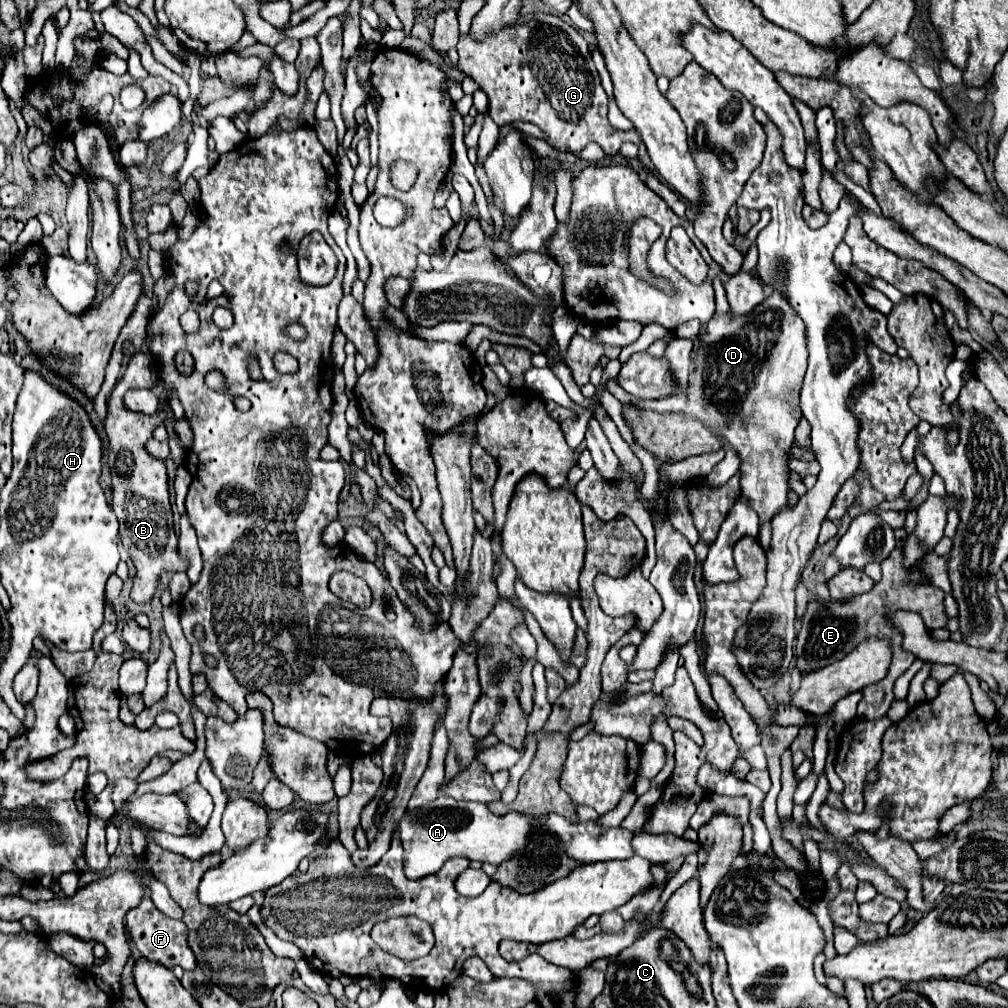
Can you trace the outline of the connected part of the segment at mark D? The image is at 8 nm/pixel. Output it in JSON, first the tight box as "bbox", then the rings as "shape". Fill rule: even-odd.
{"bbox":[607,292,807,550],"shape":[[[777,292],[769,294],[763,304],[755,306],[753,312],[739,318],[729,318],[729,314],[721,318],[711,318],[707,322],[707,330],[703,334],[701,350],[697,352],[697,368],[689,376],[689,390],[683,396],[667,396],[663,400],[635,400],[629,392],[625,392],[617,381],[607,382],[607,390],[617,396],[623,404],[631,404],[639,410],[653,412],[685,412],[689,416],[697,416],[705,426],[709,426],[715,434],[725,436],[725,440],[737,450],[741,458],[741,494],[749,500],[751,508],[757,510],[759,520],[767,524],[759,526],[759,542],[765,550],[771,546],[771,518],[787,504],[787,450],[793,442],[795,426],[801,418],[799,410],[799,388],[803,382],[803,372],[807,368],[807,332],[805,324],[795,310],[787,304],[787,296],[779,296]]]}

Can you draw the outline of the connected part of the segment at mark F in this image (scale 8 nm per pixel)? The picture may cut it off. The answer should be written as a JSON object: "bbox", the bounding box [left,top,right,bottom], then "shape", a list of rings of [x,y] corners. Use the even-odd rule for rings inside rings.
{"bbox":[125,896,197,968],"shape":[[[145,896],[137,908],[127,912],[125,926],[127,926],[127,934],[129,934],[131,942],[137,946],[137,950],[147,960],[155,960],[167,968],[173,968],[177,964],[183,968],[197,968],[195,954],[191,952],[191,946],[187,944],[187,926],[181,920],[163,916],[163,912],[159,912],[155,908],[155,904],[149,896]]]}

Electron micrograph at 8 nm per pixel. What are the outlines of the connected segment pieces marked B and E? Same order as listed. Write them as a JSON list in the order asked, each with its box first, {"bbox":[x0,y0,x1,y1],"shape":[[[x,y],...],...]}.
[{"bbox":[105,340,193,602],"shape":[[[127,340],[134,347],[134,356],[129,360],[123,377],[118,380],[115,390],[107,402],[107,418],[105,418],[105,430],[109,434],[109,466],[113,472],[113,502],[111,508],[119,520],[119,534],[121,542],[129,552],[129,558],[135,562],[135,580],[133,580],[133,592],[131,598],[135,602],[147,602],[151,594],[155,592],[159,576],[163,576],[167,570],[185,570],[189,562],[181,558],[179,546],[177,546],[177,534],[173,530],[173,512],[169,504],[169,478],[165,460],[159,460],[151,456],[145,450],[145,440],[153,436],[153,430],[160,424],[171,420],[173,430],[179,434],[185,450],[191,450],[193,446],[193,430],[185,418],[177,420],[170,409],[162,410],[158,416],[143,414],[143,412],[131,412],[123,404],[123,396],[127,390],[150,389],[158,377],[159,366],[156,360],[147,352],[137,352],[133,340]]]},{"bbox":[797,548,949,720],"shape":[[[895,548],[887,560],[883,560],[883,578],[871,588],[871,592],[865,592],[863,596],[855,596],[855,600],[843,600],[843,604],[837,604],[835,600],[811,600],[807,604],[807,612],[801,618],[801,630],[797,634],[797,666],[799,670],[811,672],[817,668],[823,668],[825,664],[833,664],[835,660],[841,660],[847,652],[851,652],[855,646],[869,638],[879,638],[879,640],[889,640],[891,644],[891,664],[887,670],[887,676],[875,684],[866,686],[861,690],[862,699],[857,704],[857,716],[865,720],[881,718],[887,714],[889,704],[893,700],[893,684],[895,680],[913,664],[915,656],[911,652],[901,650],[901,634],[891,628],[885,620],[889,612],[895,610],[913,610],[923,616],[923,622],[927,624],[929,630],[943,628],[949,622],[949,616],[945,614],[943,606],[943,596],[945,592],[941,588],[935,588],[933,584],[917,584],[911,582],[911,570],[905,568],[903,564],[903,548]]]}]

